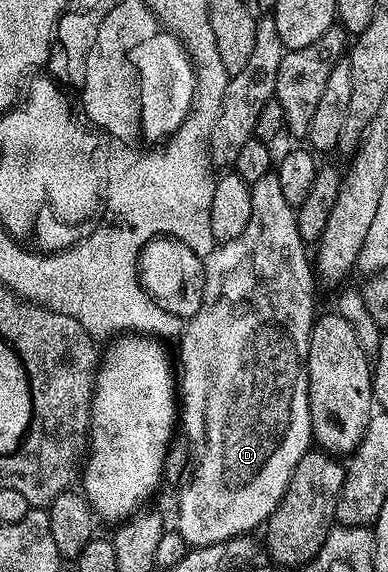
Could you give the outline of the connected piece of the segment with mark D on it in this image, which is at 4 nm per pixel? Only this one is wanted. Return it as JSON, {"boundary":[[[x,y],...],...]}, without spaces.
{"boundary":[[[274,171],[262,175],[257,181],[251,182],[252,187],[252,198],[250,199],[250,223],[246,223],[246,227],[242,231],[242,235],[238,235],[238,239],[233,241],[226,241],[217,244],[212,250],[212,254],[206,258],[203,258],[202,274],[203,274],[203,286],[201,297],[201,306],[198,307],[196,313],[193,313],[186,321],[183,326],[182,336],[179,338],[180,341],[180,365],[178,361],[178,409],[182,414],[182,433],[183,436],[187,437],[191,445],[191,453],[196,457],[200,457],[200,469],[199,469],[199,480],[192,481],[192,487],[188,489],[188,492],[184,495],[184,498],[178,502],[178,508],[180,509],[176,513],[176,525],[175,528],[182,535],[182,539],[186,539],[189,546],[195,547],[197,545],[213,545],[215,541],[225,541],[231,537],[239,537],[241,535],[251,534],[252,529],[259,530],[261,526],[267,522],[268,516],[272,514],[273,510],[276,509],[276,504],[280,502],[282,495],[288,483],[290,481],[290,475],[294,471],[294,467],[298,467],[298,459],[302,459],[302,455],[306,455],[309,451],[310,446],[313,444],[314,438],[312,435],[312,420],[310,419],[310,407],[308,406],[308,340],[312,334],[312,322],[317,316],[318,308],[316,309],[316,289],[312,286],[314,282],[314,265],[310,260],[310,253],[306,250],[306,243],[298,235],[298,223],[296,222],[296,210],[290,203],[286,203],[286,199],[282,196],[282,183],[278,183],[278,175]]]}

